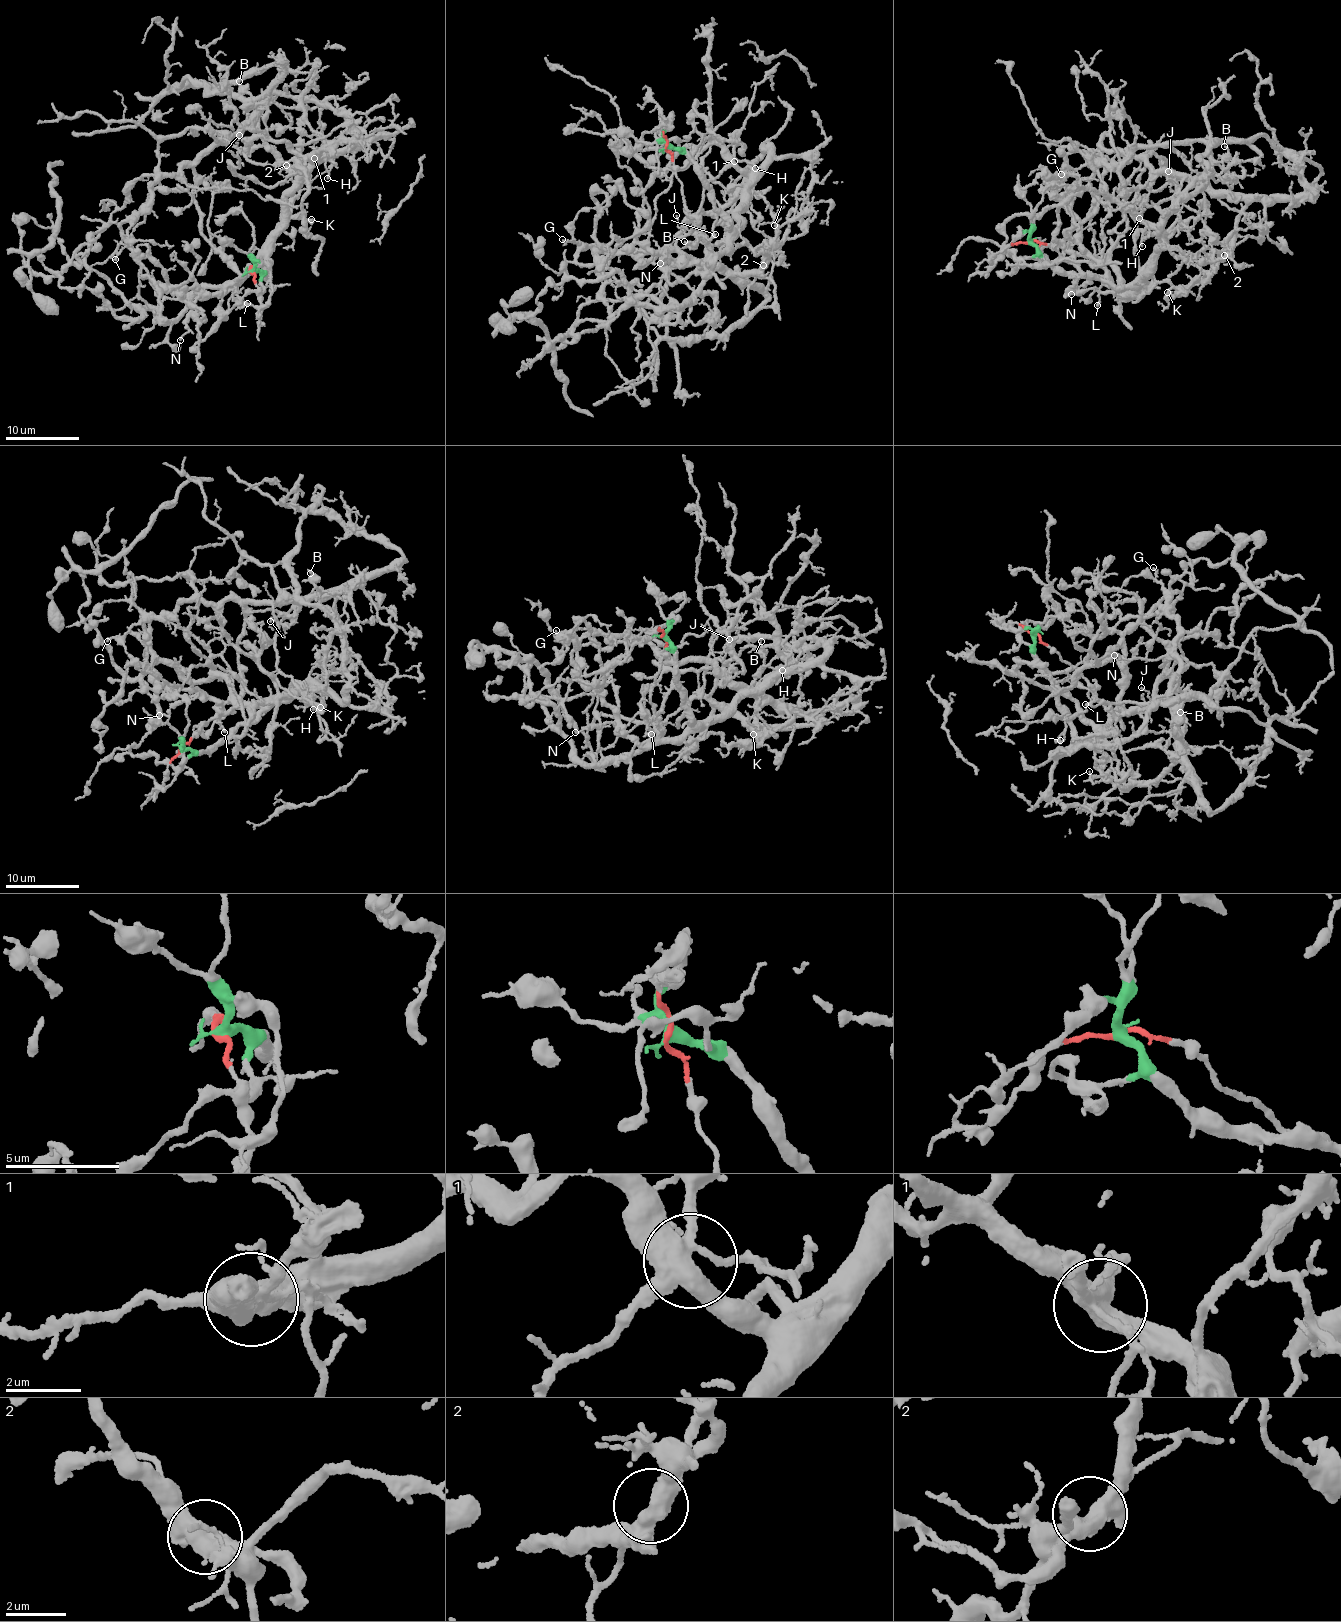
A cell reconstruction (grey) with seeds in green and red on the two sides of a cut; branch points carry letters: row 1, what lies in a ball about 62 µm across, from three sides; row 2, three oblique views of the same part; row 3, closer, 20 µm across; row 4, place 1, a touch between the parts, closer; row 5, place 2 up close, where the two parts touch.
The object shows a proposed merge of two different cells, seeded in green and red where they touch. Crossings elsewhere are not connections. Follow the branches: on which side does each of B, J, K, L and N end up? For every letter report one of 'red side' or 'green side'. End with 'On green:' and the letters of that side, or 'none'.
B: red side
J: red side
K: red side
L: green side
N: green side
On green: L, N

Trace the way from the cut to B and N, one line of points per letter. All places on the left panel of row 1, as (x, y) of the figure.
B: (253, 272), (250, 265), (235, 283), (202, 233), (194, 197), (192, 163), (244, 128), (252, 96), (238, 80)
N: (253, 272), (266, 275), (263, 266), (269, 262), (265, 257), (224, 293), (196, 299), (187, 333), (180, 340)

